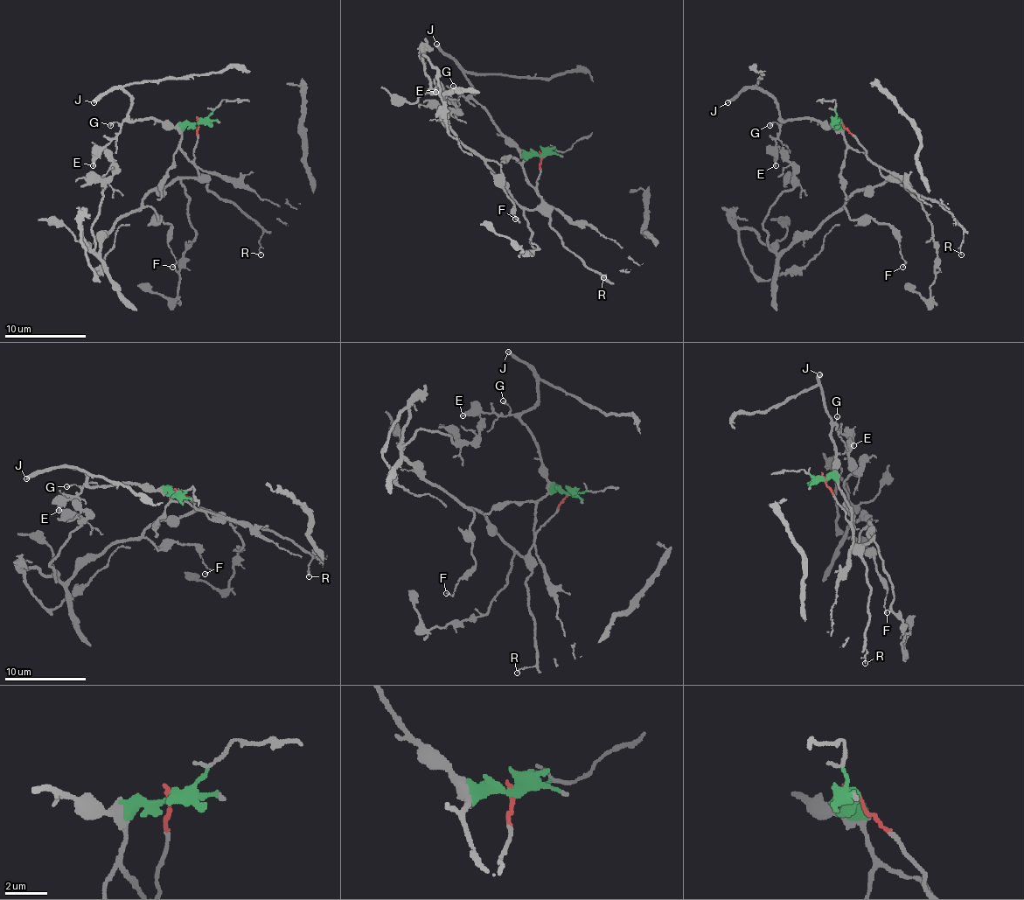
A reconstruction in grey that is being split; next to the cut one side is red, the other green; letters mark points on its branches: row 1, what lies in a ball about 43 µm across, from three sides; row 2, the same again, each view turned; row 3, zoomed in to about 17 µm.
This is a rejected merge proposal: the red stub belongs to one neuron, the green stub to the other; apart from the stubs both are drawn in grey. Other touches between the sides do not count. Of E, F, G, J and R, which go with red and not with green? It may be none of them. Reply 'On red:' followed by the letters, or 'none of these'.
On red: F, R

